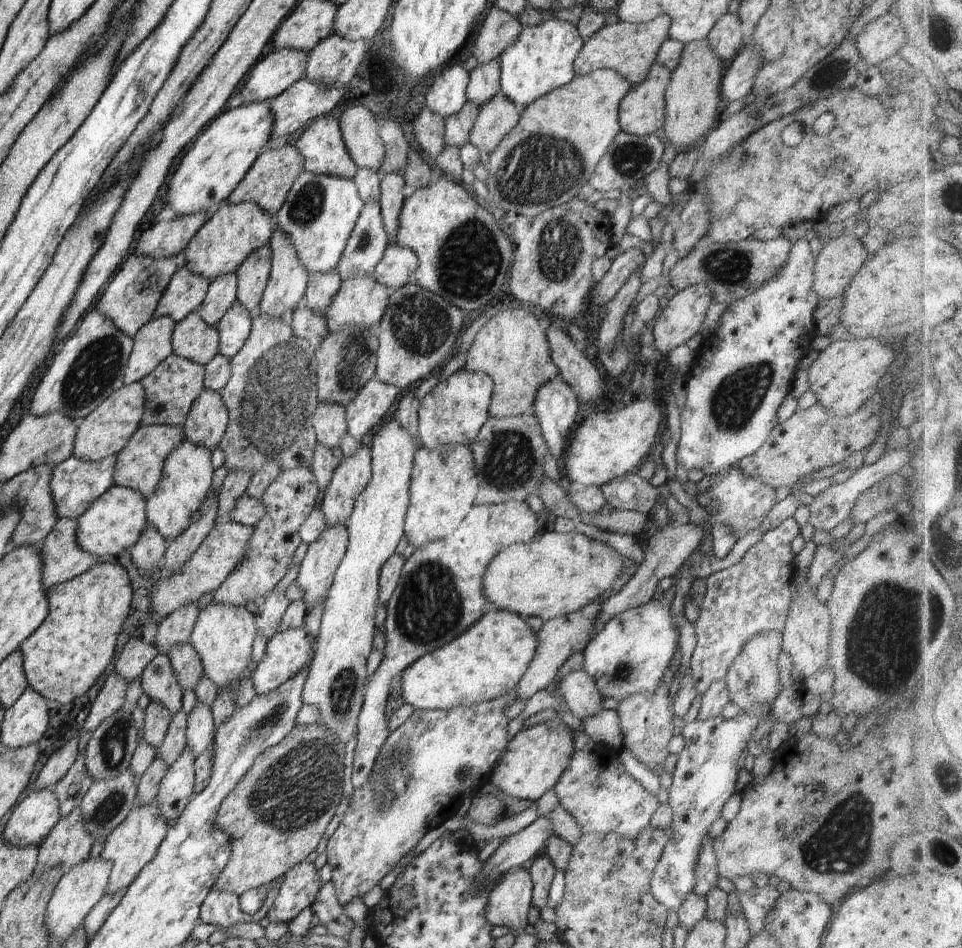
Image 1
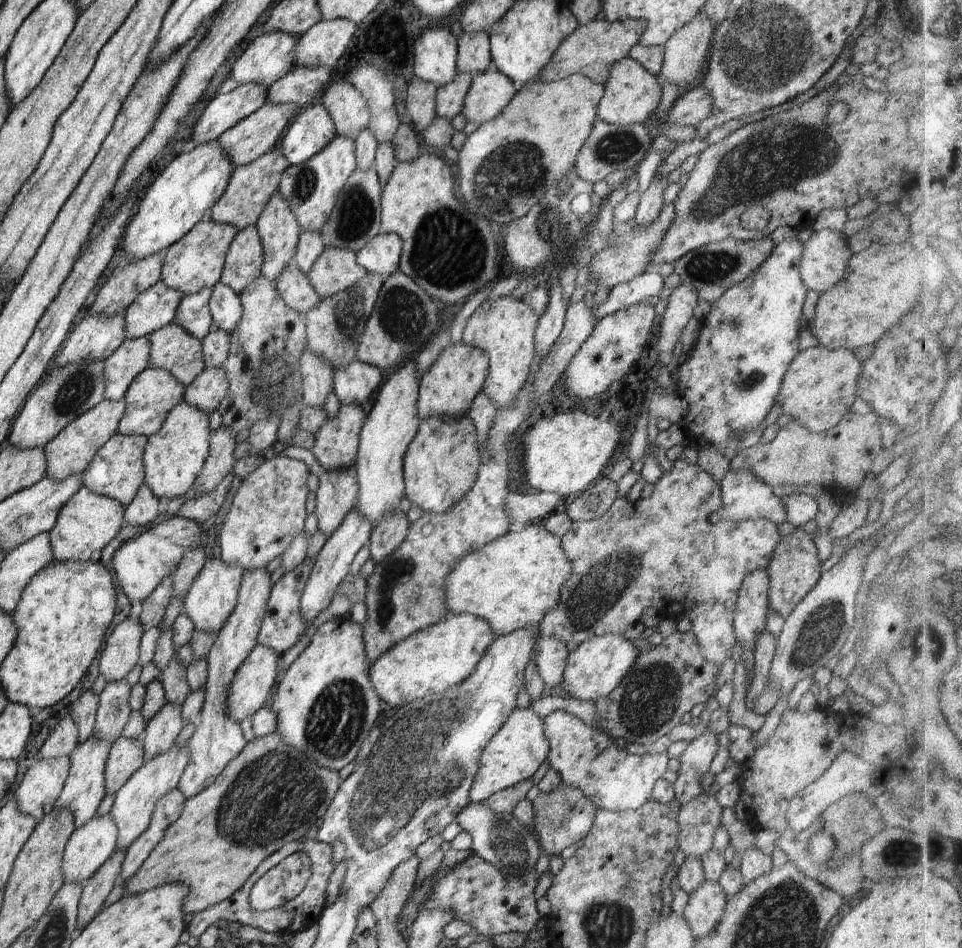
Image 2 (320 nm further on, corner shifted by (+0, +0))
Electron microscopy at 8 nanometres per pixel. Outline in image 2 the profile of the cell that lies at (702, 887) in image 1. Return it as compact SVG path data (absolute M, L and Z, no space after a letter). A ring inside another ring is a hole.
M700 793L684 805L677 814L679 833L677 843L686 856L698 857L712 849L712 835L721 826L720 815L723 807L715 795Z

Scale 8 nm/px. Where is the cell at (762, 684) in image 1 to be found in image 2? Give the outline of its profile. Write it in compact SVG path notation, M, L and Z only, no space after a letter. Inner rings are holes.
M756 569L748 573L738 589L735 604L733 627L737 640L744 649L755 649L756 637L766 631L766 614L768 600L769 576L766 570Z

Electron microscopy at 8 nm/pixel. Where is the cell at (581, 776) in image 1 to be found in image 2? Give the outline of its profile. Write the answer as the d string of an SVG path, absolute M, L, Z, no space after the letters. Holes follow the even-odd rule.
M556 711L543 718L544 734L550 745L548 762L551 768L561 776L563 784L579 788L598 809L611 811L638 810L645 802L652 798L655 782L662 779L662 774L667 771L669 756L667 751L655 755L633 755L626 750L616 748L616 744L610 744L602 748L602 740L609 735L604 734L597 727L584 723L572 713Z

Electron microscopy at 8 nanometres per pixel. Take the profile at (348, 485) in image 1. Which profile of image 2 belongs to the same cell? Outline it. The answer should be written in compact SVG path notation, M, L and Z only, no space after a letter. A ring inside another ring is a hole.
M342 403L336 416L327 417L313 434L315 441L311 451L320 466L334 470L355 464L360 431L366 419L364 409L354 403Z

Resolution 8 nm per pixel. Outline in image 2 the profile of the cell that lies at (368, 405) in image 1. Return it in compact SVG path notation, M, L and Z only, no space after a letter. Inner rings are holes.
M354 359L348 366L333 371L333 391L340 404L362 405L382 382L381 370L370 363Z

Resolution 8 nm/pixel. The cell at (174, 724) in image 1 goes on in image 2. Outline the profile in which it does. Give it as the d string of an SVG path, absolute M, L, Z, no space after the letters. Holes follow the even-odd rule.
M174 654L161 672L158 679L162 681L167 702L176 703L181 706L183 700L191 691L186 678L187 667Z

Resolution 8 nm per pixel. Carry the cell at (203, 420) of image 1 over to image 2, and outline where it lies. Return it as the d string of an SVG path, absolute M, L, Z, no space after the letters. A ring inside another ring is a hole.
M204 367L202 372L194 378L184 391L183 400L198 410L210 414L219 407L222 399L228 394L229 382L225 368Z

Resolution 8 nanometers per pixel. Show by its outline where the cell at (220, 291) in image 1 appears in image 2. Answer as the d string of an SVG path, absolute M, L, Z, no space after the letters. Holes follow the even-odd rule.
M205 288L194 294L184 295L176 309L173 320L186 332L202 340L213 328L213 318L209 309L211 288Z

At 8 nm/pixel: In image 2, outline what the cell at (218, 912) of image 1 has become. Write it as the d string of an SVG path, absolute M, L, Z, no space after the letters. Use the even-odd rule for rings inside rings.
M305 852L292 853L254 883L251 907L257 911L267 911L284 906L305 889L310 875L309 856Z

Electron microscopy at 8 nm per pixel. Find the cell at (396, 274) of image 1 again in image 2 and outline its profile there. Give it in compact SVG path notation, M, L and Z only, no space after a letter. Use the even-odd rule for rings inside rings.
M380 232L356 252L358 264L368 273L391 275L399 268L402 245L397 234Z

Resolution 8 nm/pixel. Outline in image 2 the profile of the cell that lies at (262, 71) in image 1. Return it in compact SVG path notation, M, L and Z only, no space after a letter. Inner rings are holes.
M256 83L231 85L219 91L204 106L202 116L194 124L188 139L197 146L216 141L224 131L230 130L266 103L266 92L265 87Z

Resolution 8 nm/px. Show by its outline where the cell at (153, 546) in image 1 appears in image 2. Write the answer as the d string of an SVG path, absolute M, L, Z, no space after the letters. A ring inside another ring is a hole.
M144 482L133 501L125 508L124 523L128 525L149 526L159 511L160 499L149 489Z

